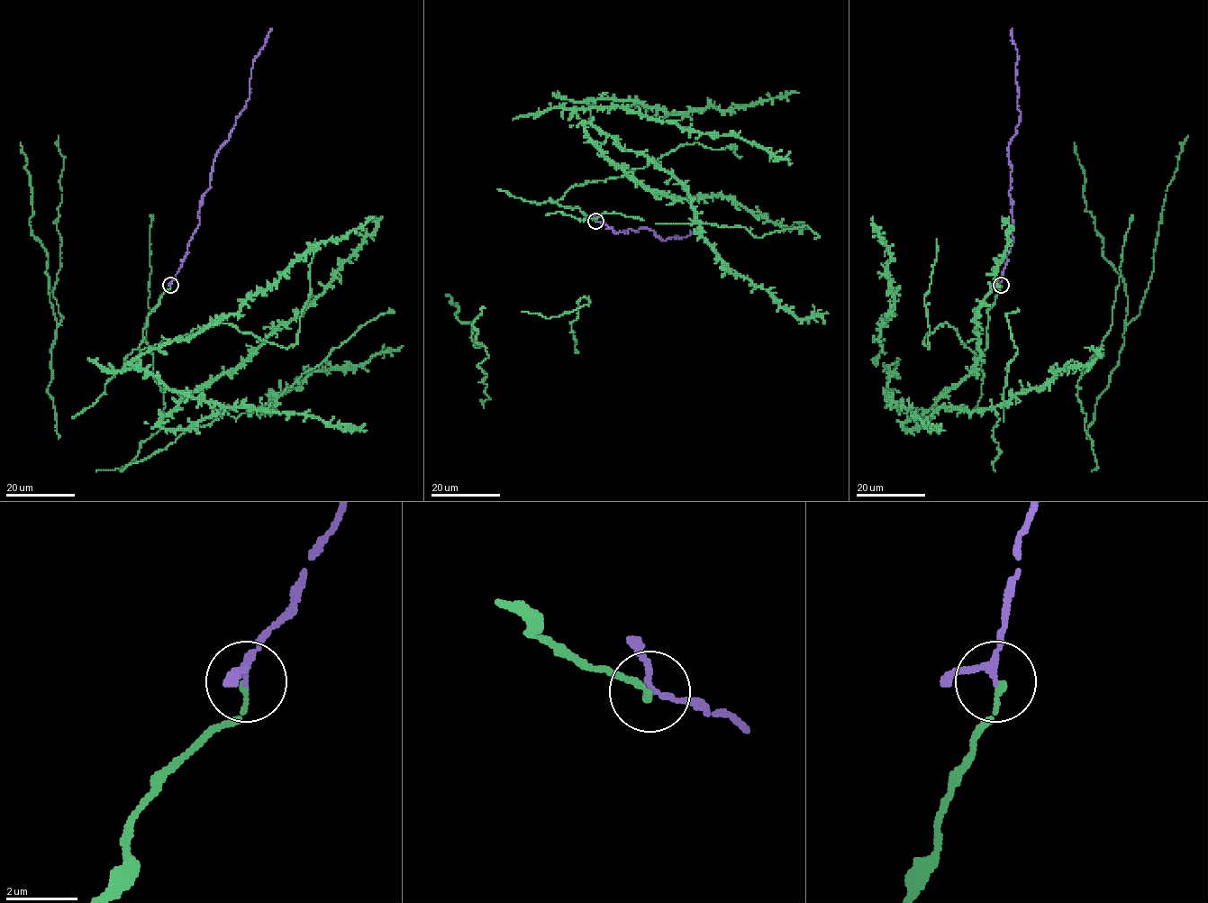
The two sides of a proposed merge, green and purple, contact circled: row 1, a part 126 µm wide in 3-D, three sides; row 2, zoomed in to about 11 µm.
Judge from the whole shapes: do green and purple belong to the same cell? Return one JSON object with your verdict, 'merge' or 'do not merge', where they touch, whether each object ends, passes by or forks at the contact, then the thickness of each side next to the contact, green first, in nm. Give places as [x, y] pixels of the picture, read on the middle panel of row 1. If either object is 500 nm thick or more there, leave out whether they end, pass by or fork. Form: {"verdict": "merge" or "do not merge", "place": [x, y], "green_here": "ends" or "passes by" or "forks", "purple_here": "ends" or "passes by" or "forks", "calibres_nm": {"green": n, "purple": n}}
{"verdict": "merge", "place": [595, 221], "green_here": "ends", "purple_here": "passes by", "calibres_nm": {"green": 180, "purple": 160}}

